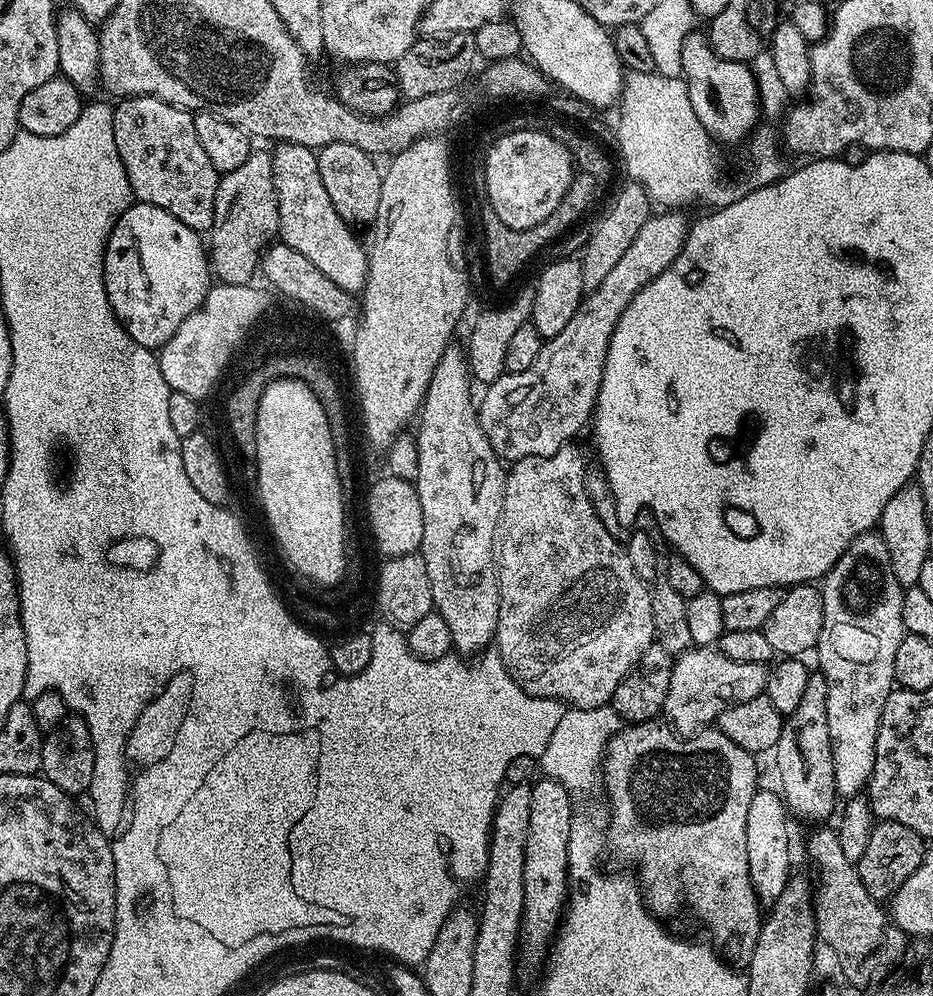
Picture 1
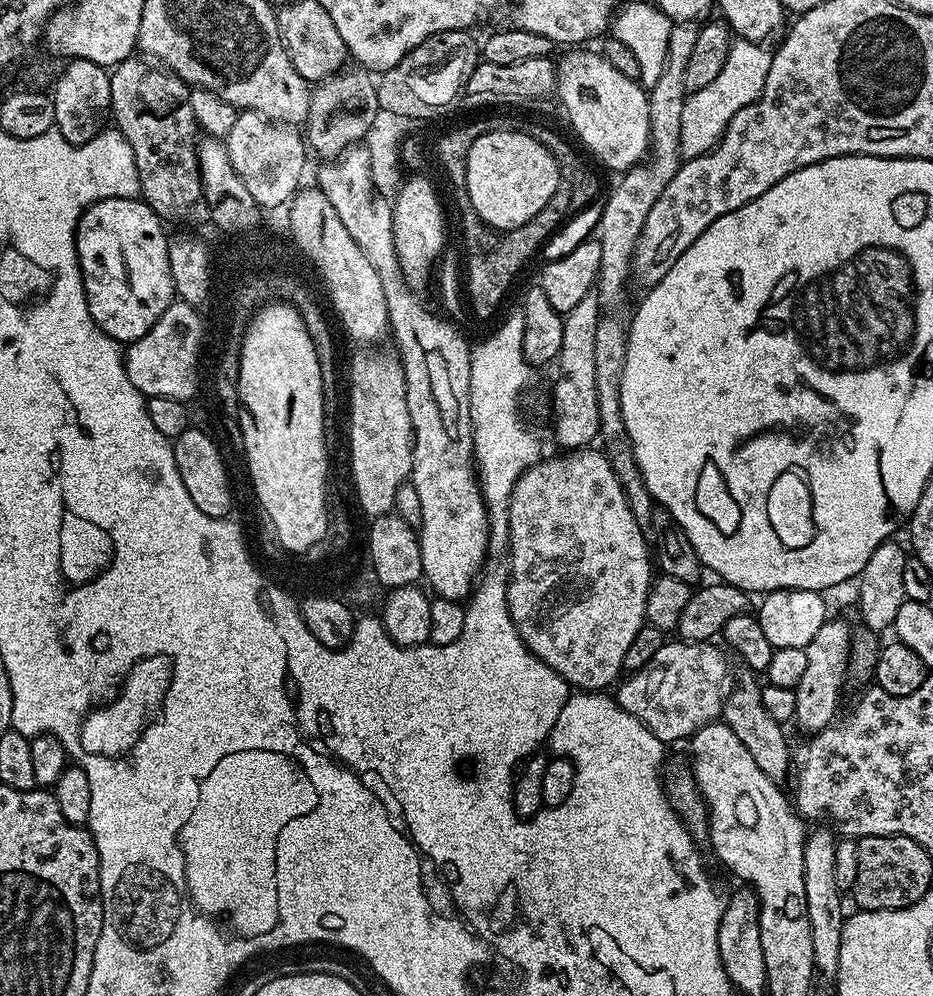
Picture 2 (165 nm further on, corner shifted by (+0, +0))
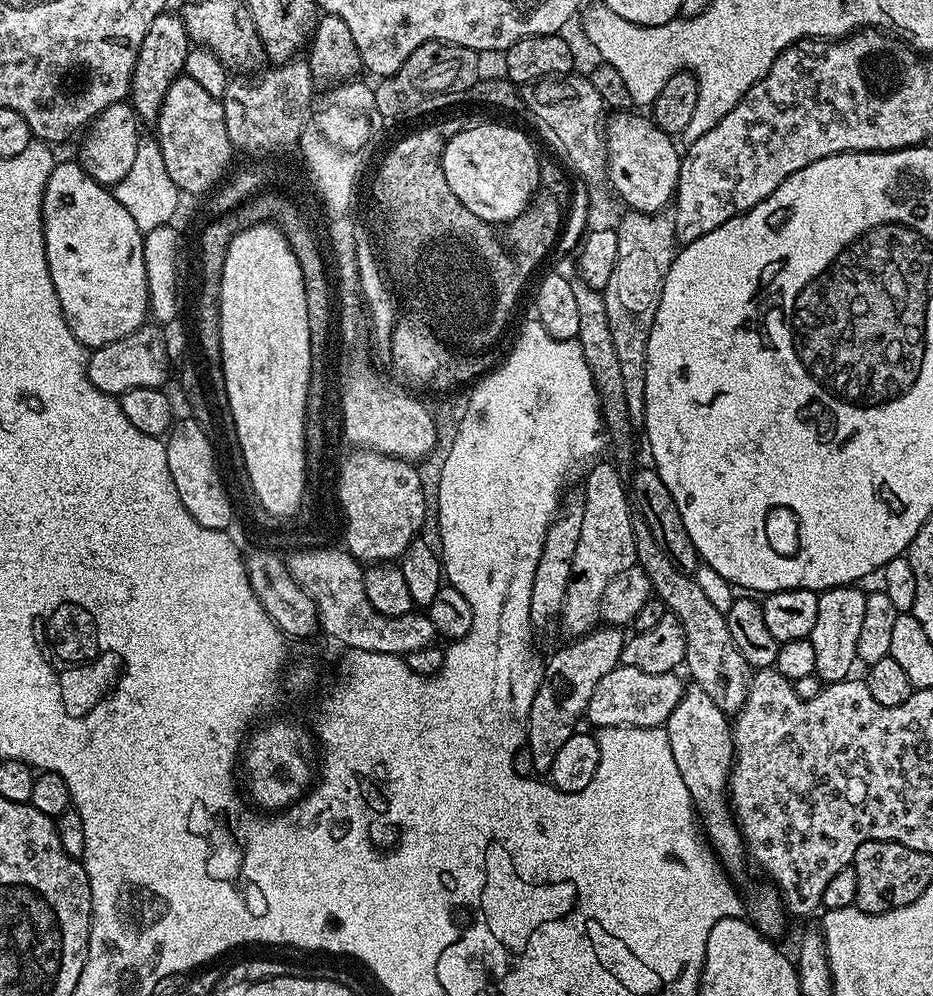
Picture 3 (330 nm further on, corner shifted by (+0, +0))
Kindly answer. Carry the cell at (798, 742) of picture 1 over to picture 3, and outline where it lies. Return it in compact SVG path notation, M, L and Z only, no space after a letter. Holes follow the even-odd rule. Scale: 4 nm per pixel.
M860 586L829 588L819 593L818 618L810 637L814 646L815 675L824 684L847 680L853 675L852 667L857 667L858 633L862 630L862 618L866 618L866 592Z

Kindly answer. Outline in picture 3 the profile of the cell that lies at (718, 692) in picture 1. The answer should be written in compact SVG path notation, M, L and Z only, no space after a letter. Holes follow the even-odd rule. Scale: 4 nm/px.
M623 666L610 670L602 682L598 682L586 713L587 723L597 724L597 729L608 727L642 727L659 728L667 725L674 706L686 691L686 684L679 680L676 672L666 674L646 674L646 670L625 668Z

